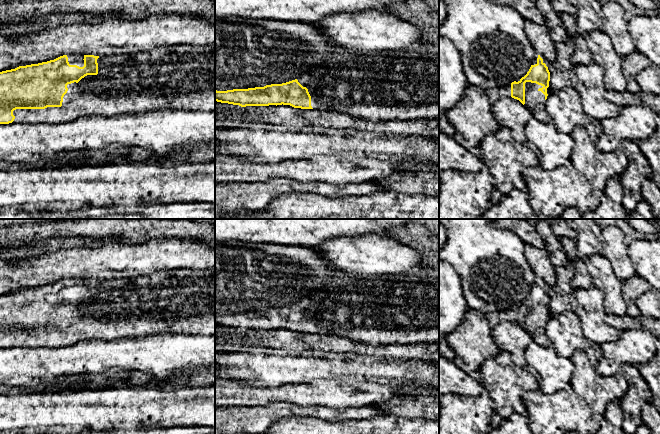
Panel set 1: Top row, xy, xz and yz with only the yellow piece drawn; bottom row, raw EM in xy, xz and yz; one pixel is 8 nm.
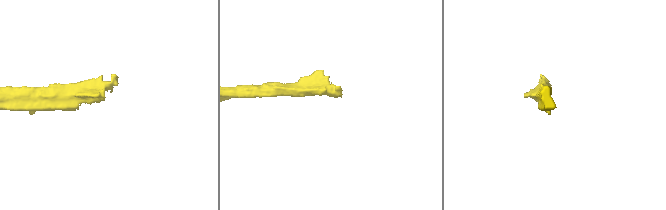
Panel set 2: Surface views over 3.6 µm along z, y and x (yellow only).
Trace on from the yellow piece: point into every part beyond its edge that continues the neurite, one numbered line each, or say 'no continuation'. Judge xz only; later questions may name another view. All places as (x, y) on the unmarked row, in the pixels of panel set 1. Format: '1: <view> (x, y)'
1: xz (403, 308)

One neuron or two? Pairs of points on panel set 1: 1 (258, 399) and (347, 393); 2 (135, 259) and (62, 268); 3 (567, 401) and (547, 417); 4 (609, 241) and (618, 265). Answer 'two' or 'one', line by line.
1: one
2: one
3: one
4: one

